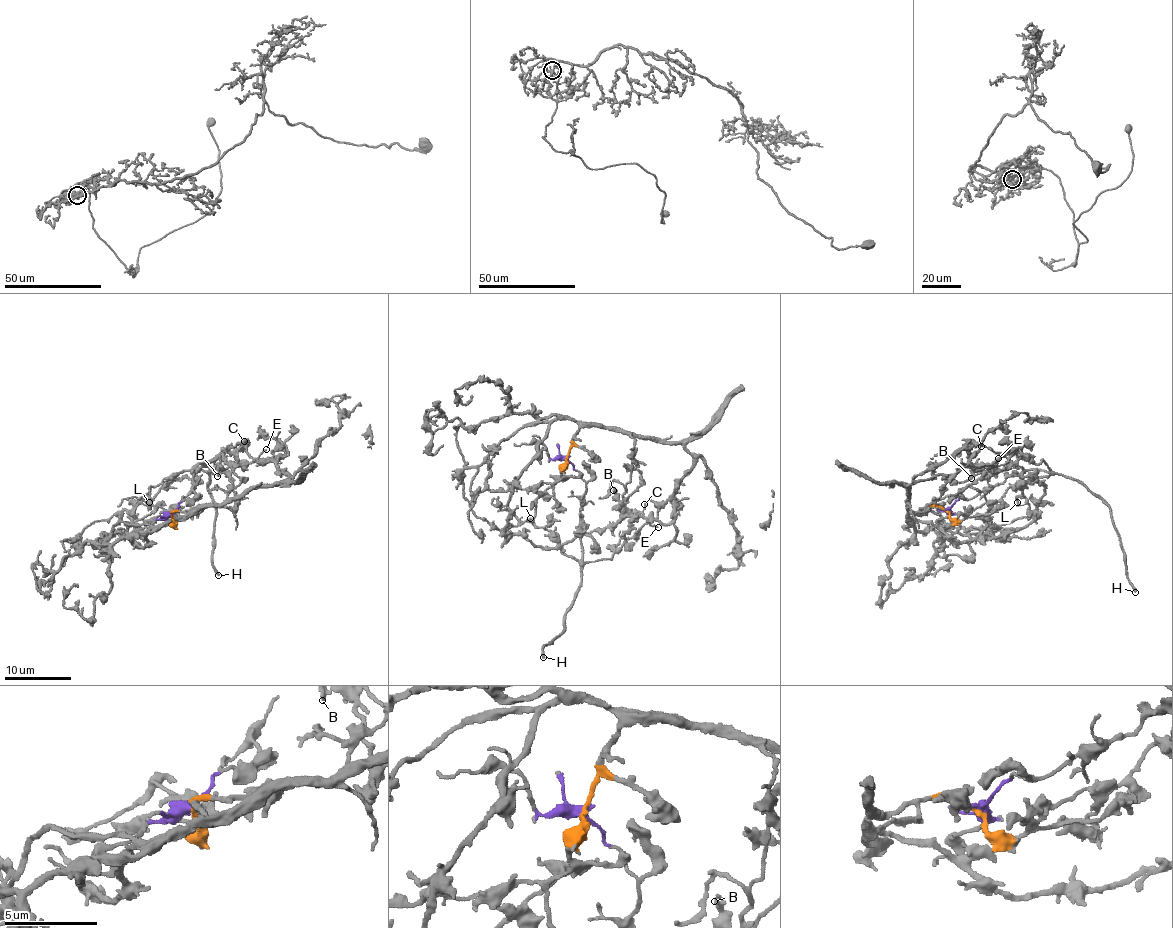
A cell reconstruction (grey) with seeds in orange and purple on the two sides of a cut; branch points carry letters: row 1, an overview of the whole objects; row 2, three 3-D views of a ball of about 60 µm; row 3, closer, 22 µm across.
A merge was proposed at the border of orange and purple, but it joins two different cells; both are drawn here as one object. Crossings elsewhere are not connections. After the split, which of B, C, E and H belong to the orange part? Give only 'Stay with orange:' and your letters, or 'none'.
Stay with orange: none

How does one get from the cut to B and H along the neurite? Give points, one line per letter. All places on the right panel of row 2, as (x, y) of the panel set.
B: (947, 510), (961, 498), (975, 497), (1022, 471), (1018, 465), (1006, 465), (1000, 469), (976, 470), (970, 478)
H: (947, 510), (961, 498), (975, 497), (1028, 469), (1077, 479), (1109, 509), (1119, 537), (1125, 573), (1135, 592)

